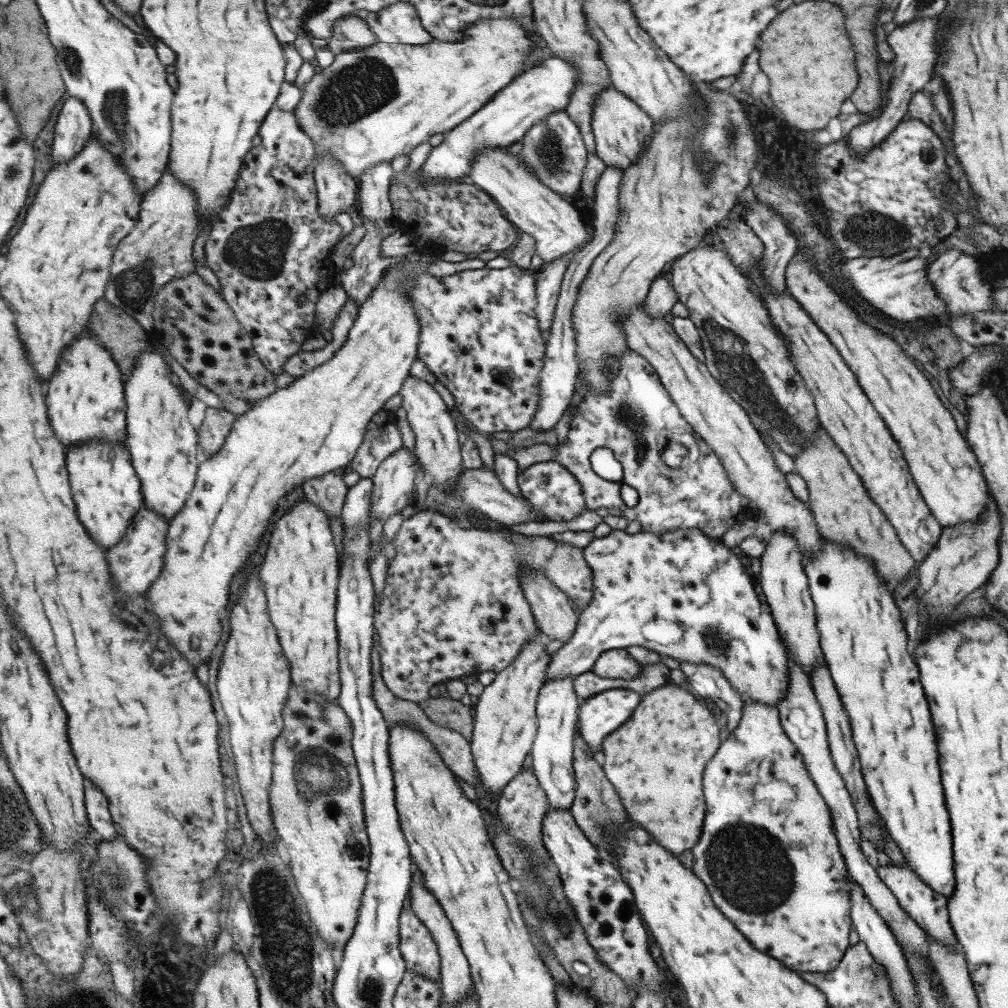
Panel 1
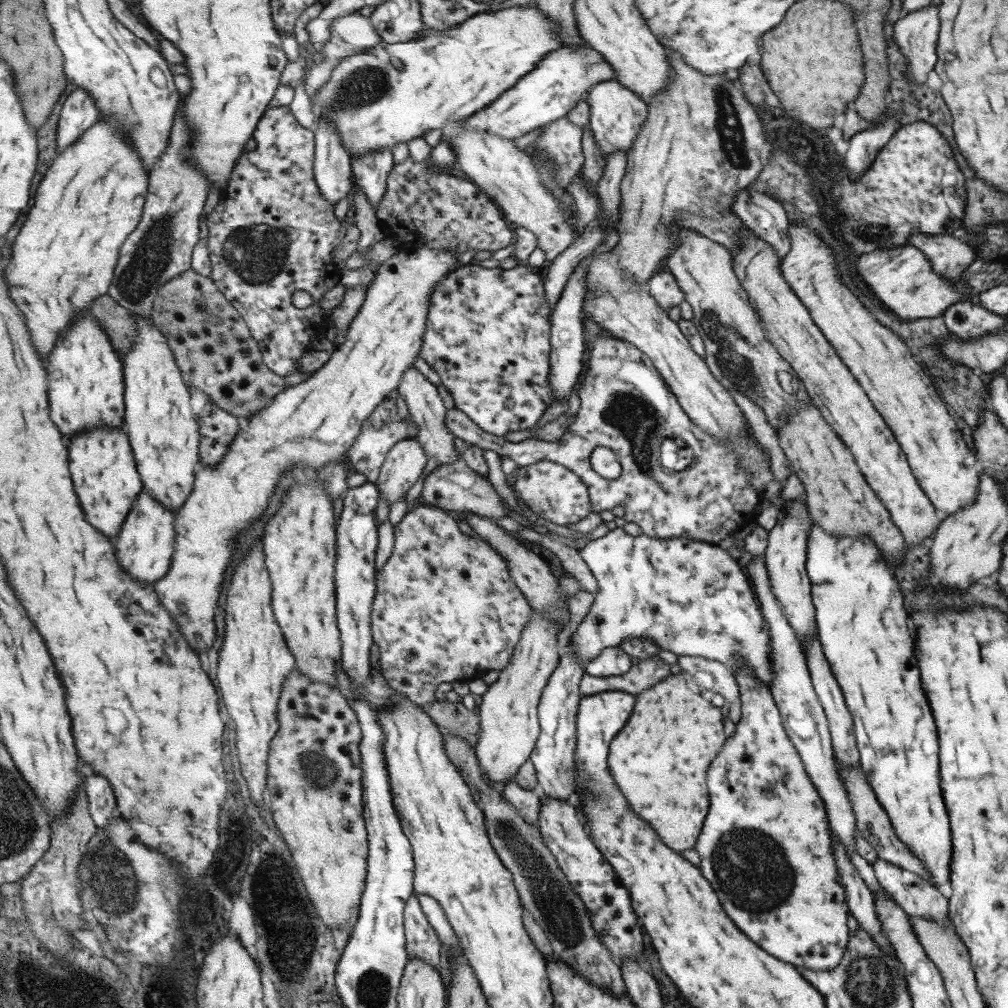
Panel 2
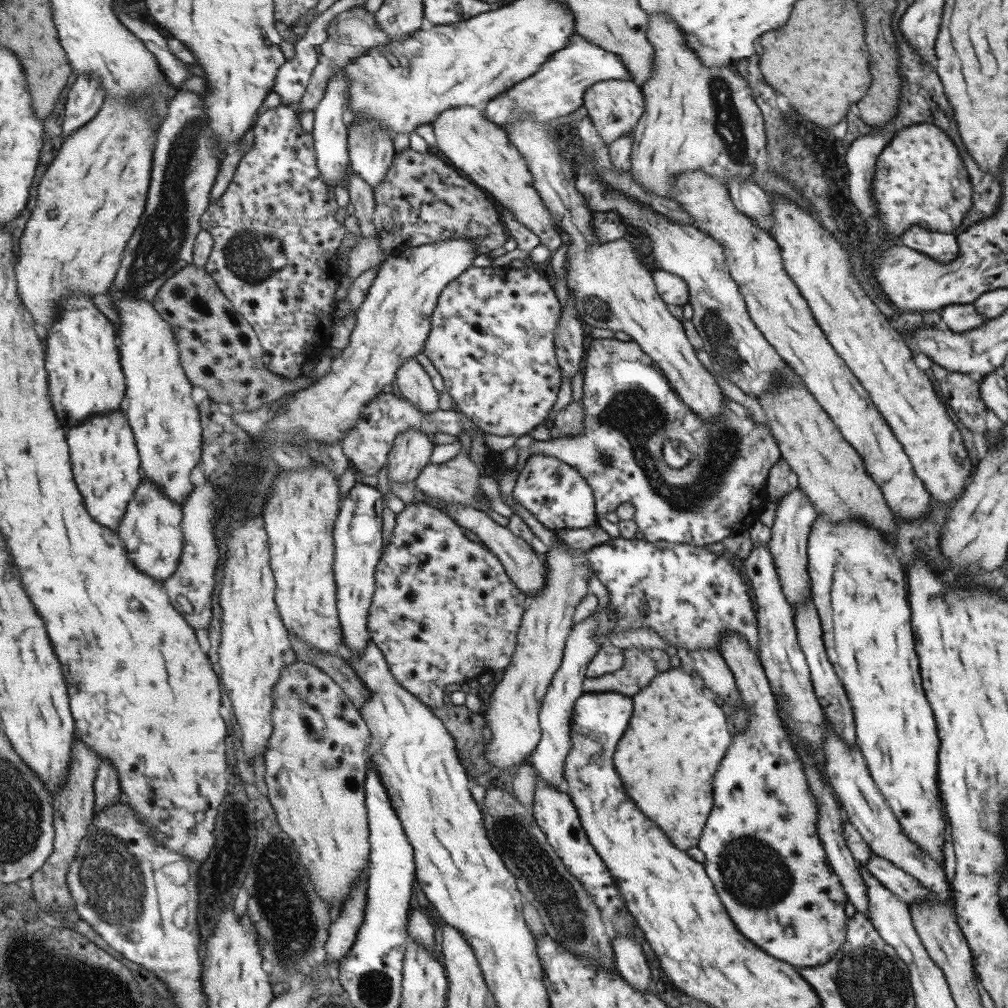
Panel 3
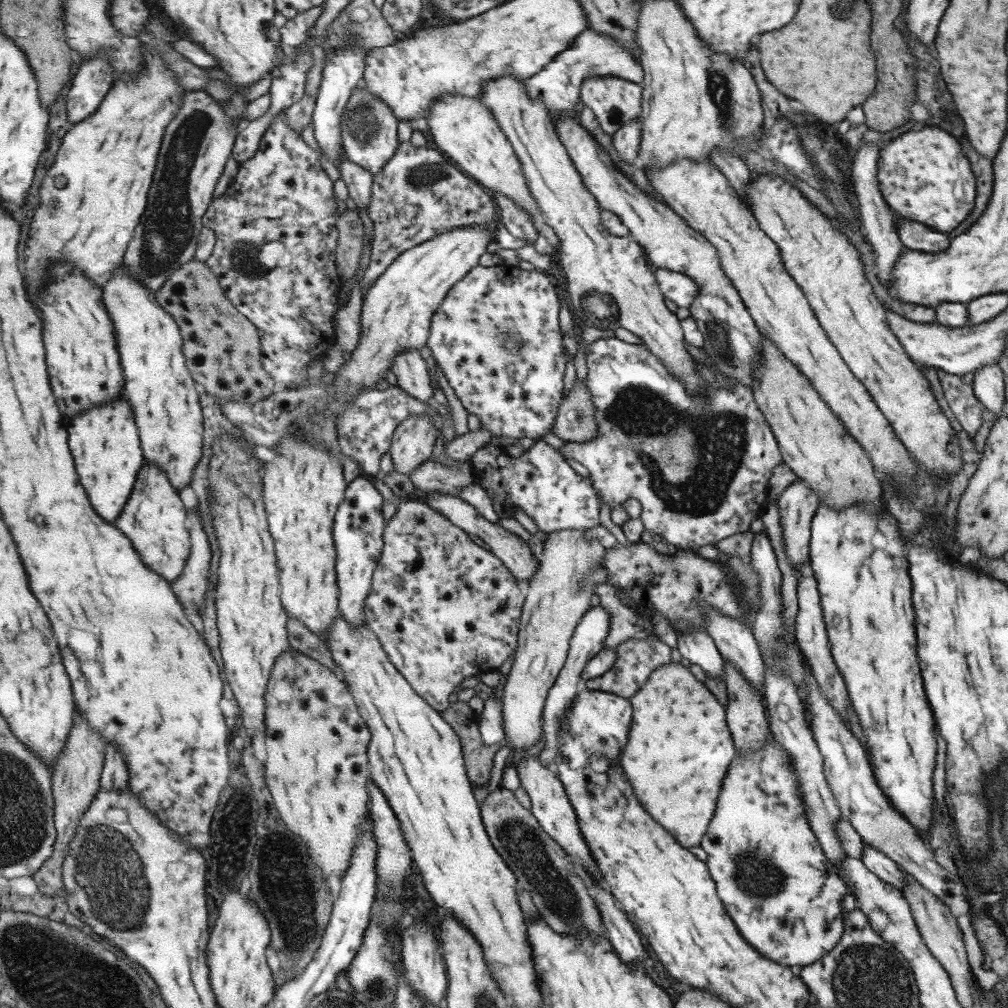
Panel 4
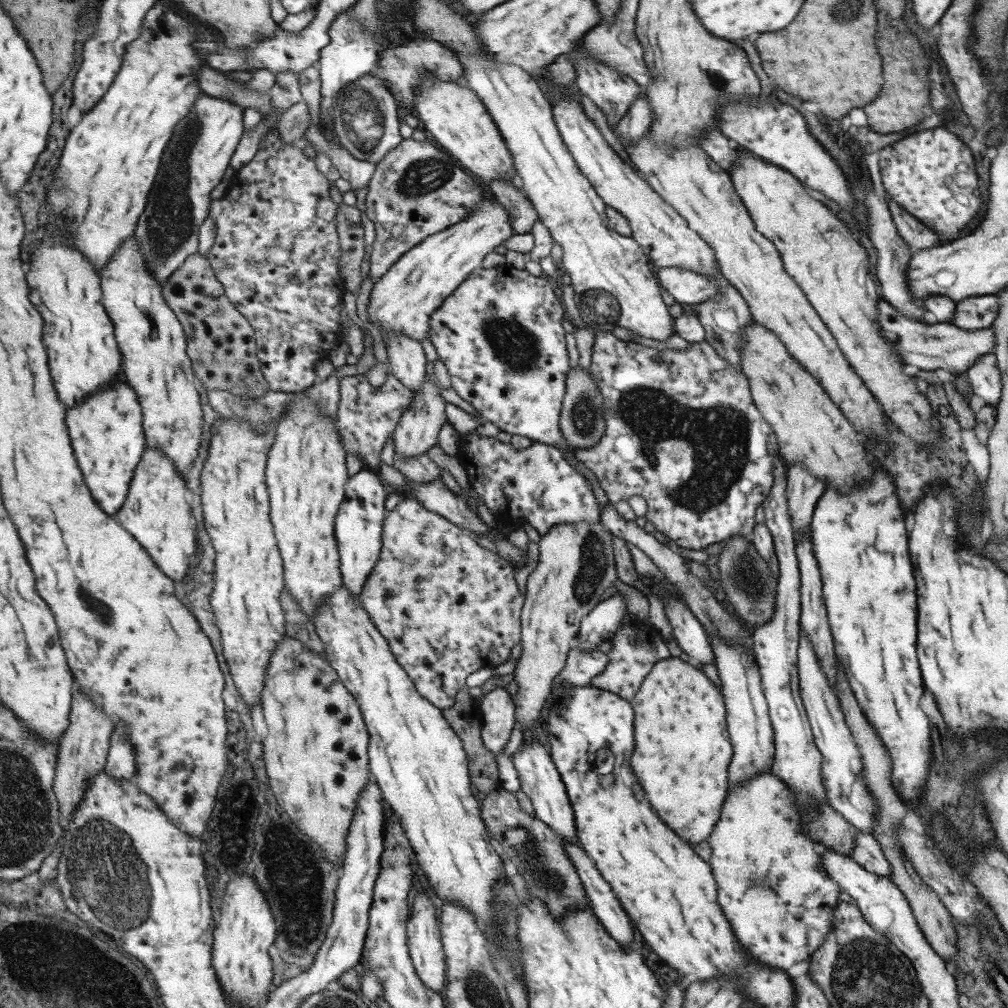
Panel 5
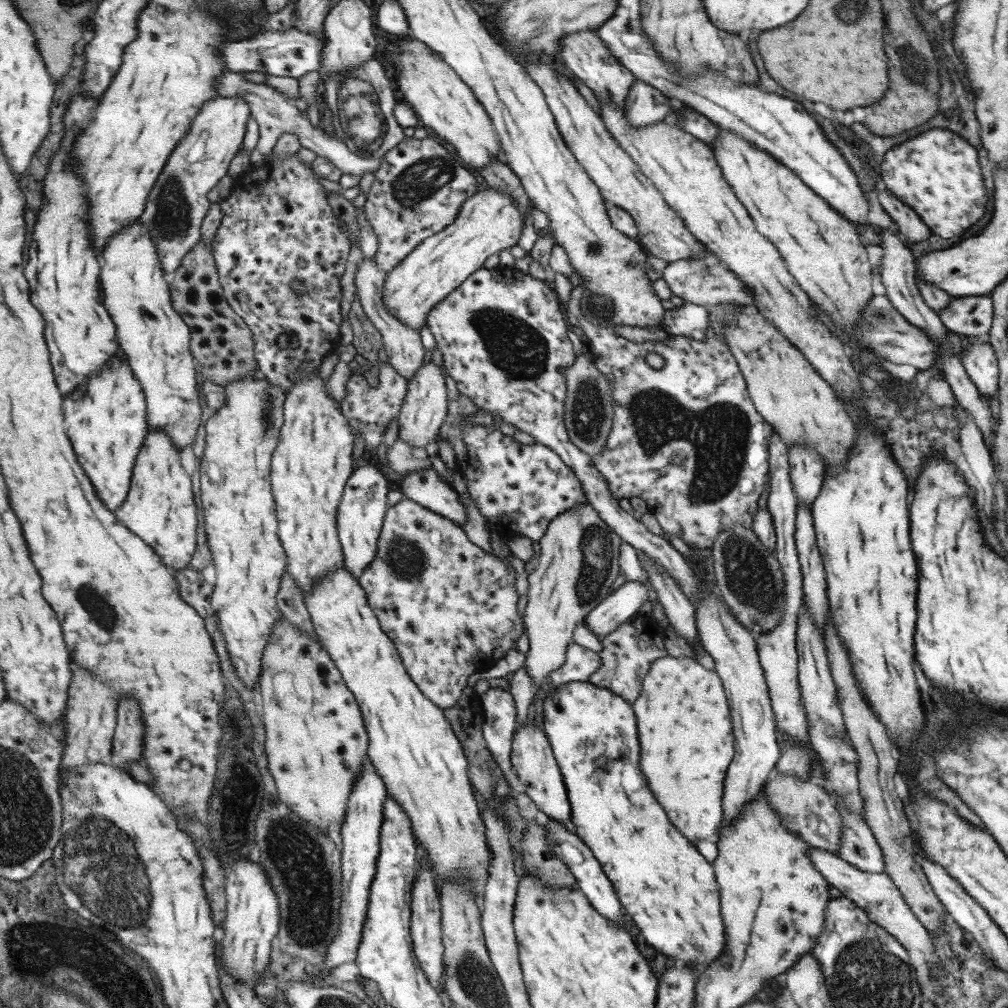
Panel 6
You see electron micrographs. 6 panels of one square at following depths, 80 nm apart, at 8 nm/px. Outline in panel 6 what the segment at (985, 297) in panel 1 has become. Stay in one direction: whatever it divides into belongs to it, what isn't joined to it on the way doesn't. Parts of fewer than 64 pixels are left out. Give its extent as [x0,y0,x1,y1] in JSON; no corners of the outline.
[877,190,930,240]

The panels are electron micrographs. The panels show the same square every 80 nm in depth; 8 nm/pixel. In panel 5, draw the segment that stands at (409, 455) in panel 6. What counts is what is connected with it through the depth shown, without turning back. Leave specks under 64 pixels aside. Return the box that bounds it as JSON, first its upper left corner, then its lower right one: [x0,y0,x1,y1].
[393,454,443,484]

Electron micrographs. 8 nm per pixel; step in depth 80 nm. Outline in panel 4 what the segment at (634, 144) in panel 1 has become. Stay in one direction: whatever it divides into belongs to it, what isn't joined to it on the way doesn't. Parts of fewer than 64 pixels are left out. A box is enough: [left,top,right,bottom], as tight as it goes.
[581,76,643,136]

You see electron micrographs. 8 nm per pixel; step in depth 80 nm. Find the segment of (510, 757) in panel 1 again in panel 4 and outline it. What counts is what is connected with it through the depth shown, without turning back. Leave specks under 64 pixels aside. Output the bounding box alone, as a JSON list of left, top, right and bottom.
[500,529,611,750]

